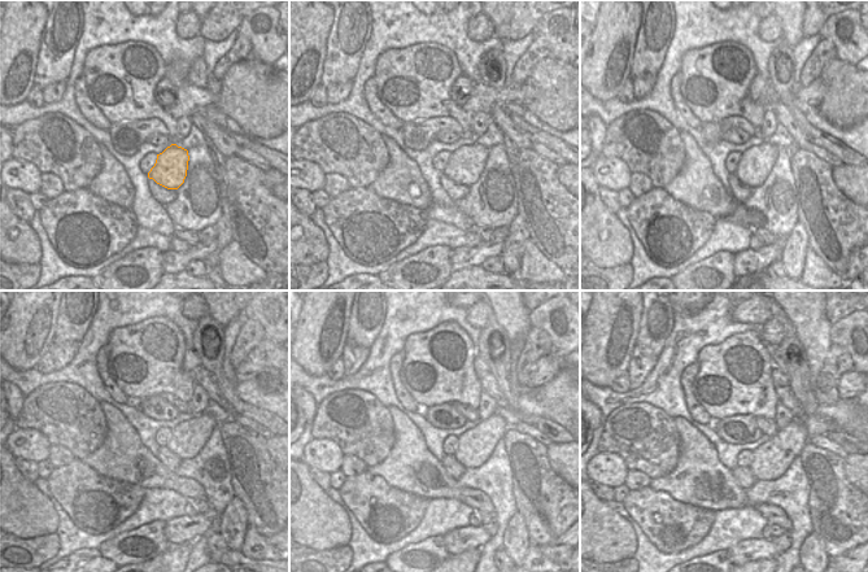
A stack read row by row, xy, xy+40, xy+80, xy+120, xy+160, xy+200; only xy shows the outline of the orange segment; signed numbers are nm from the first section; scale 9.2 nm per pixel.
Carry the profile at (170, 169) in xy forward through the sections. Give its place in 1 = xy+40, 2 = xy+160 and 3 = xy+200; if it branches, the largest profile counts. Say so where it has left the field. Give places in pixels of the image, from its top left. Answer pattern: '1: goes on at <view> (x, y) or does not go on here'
1: goes on at xy+40 (465, 165)
2: goes on at xy+160 (479, 461)
3: goes on at xy+200 (770, 461)

